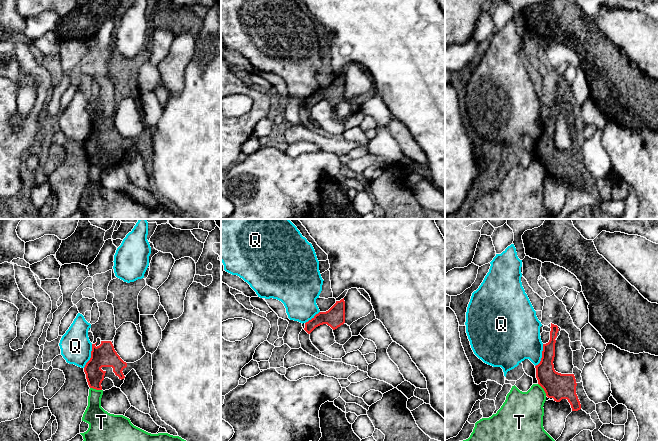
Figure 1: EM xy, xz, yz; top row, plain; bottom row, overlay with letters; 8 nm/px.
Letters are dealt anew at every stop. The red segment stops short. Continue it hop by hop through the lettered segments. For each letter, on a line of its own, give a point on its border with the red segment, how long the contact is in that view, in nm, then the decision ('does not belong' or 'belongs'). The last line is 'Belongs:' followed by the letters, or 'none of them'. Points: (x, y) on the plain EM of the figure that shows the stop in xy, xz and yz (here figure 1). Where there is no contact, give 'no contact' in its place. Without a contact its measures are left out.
Q: xy (91, 132) | 200 nm | does not belong
T: yz (543, 164) | 120 nm | does not belong
Belongs: none of them

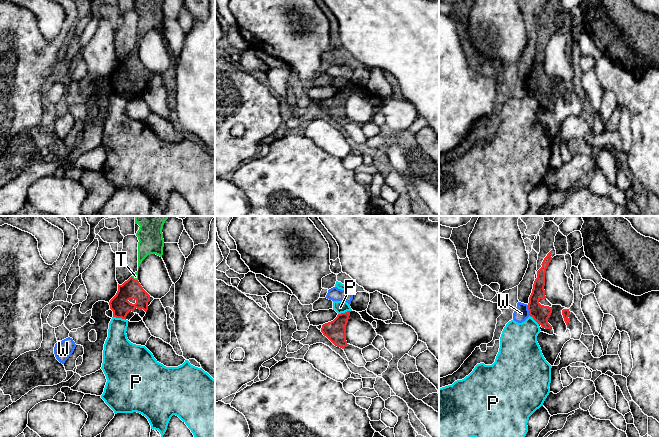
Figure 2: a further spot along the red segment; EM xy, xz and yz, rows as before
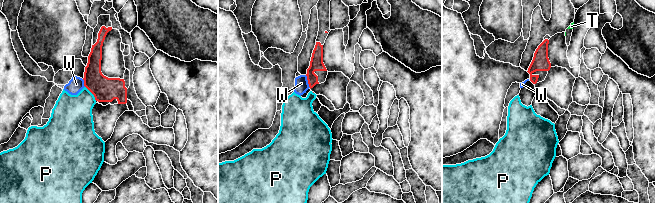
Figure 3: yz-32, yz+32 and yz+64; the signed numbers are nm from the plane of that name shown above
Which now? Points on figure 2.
P: xy (119, 93) | 110 nm | does not belong
T: xy (133, 54) | 70 nm | belongs
W: yz (528, 85) | 90 nm | does not belong
Belongs: T

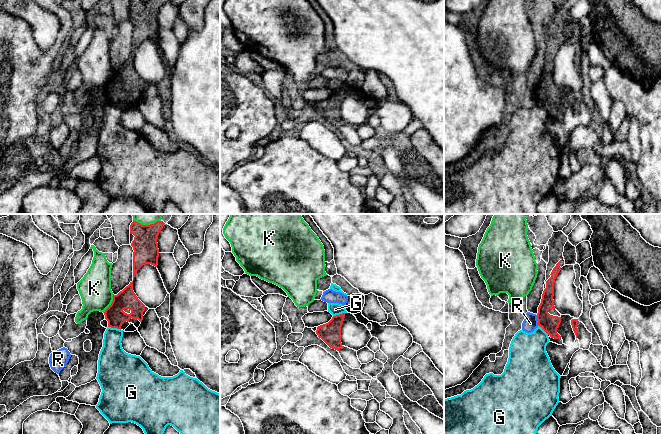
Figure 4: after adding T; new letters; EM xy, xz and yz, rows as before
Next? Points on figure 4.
G: xy (114, 103) | 110 nm | does not belong
K: xy (111, 79) | 170 nm | does not belong
R: yz (537, 95) | 90 nm | does not belong
Belongs: none of them

